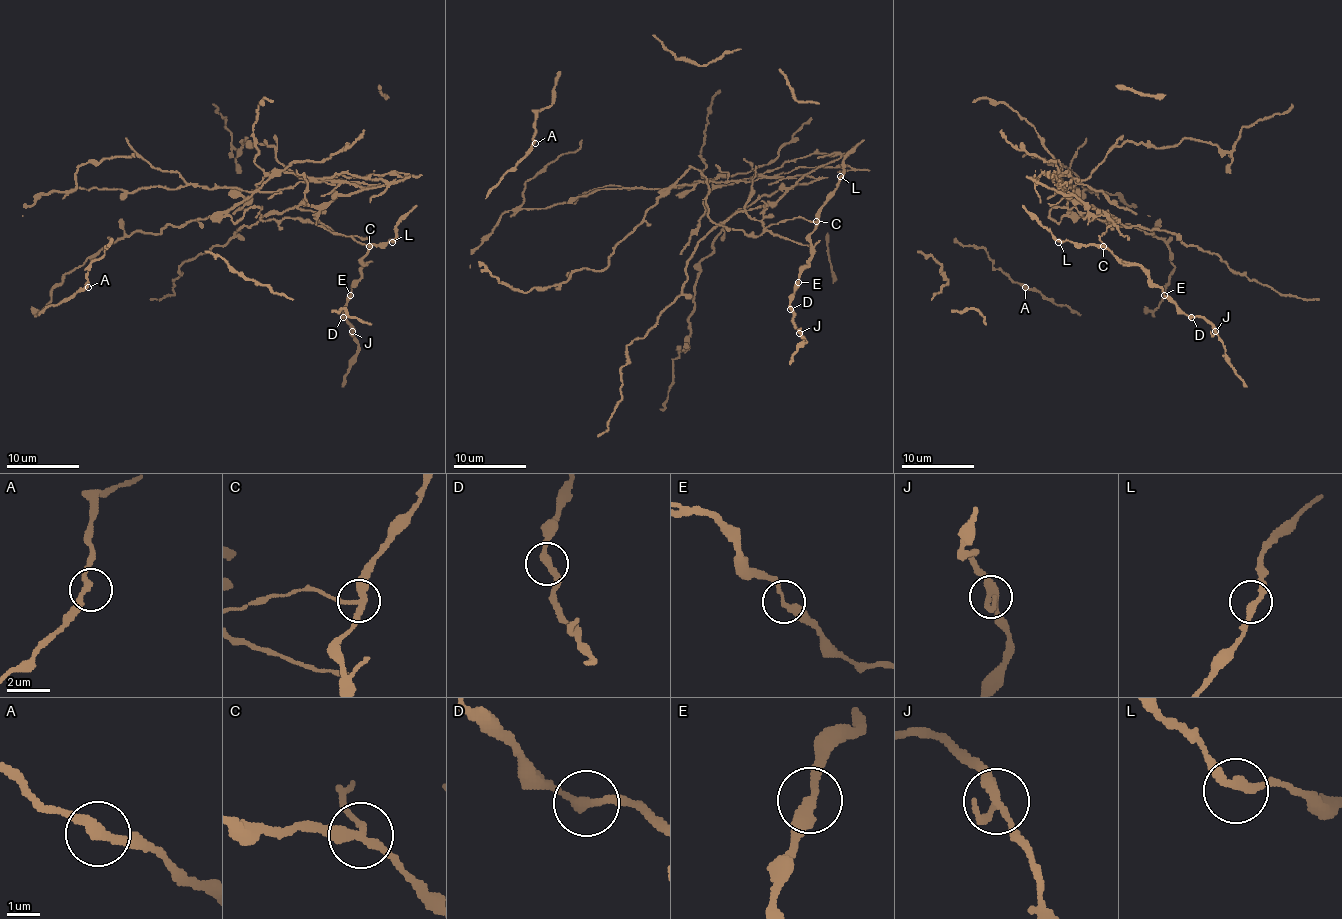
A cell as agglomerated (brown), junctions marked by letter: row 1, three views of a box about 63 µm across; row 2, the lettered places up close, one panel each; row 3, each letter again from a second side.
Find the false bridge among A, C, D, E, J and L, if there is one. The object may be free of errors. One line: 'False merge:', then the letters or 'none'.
False merge: C

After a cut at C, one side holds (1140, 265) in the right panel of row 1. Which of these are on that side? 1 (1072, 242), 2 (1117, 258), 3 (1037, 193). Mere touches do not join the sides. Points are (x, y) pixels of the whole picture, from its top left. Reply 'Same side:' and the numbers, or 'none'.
Same side: 1, 2

